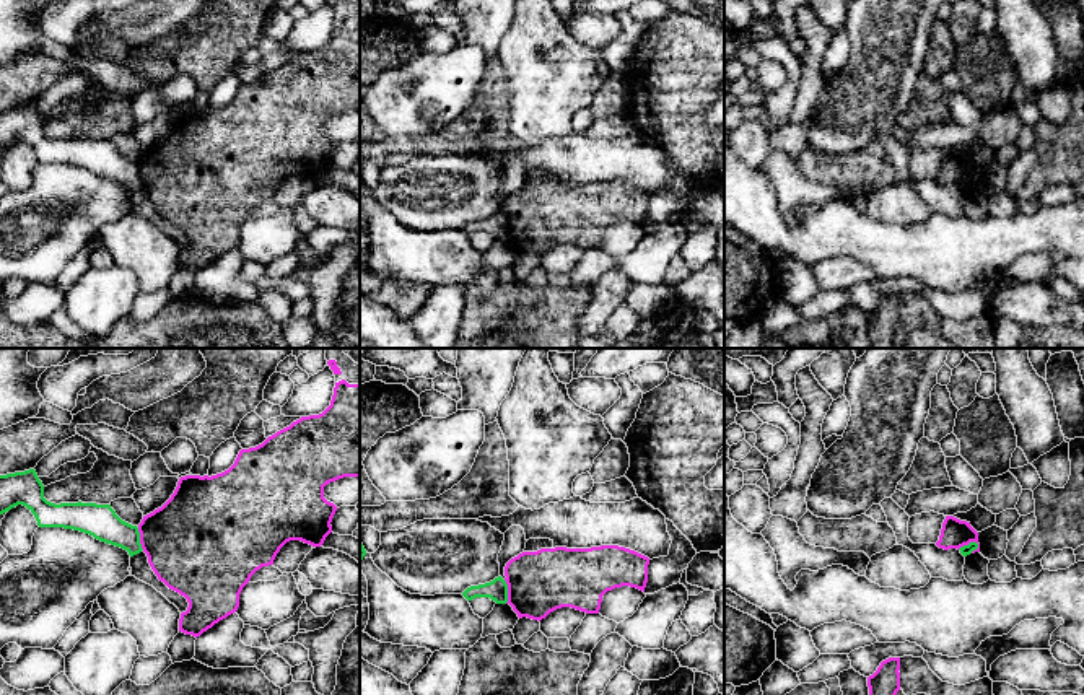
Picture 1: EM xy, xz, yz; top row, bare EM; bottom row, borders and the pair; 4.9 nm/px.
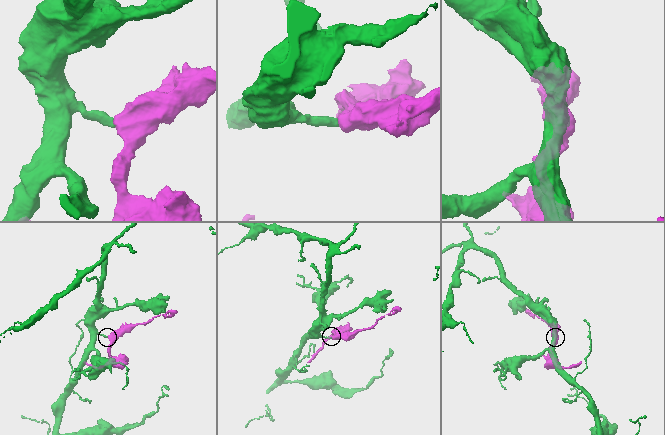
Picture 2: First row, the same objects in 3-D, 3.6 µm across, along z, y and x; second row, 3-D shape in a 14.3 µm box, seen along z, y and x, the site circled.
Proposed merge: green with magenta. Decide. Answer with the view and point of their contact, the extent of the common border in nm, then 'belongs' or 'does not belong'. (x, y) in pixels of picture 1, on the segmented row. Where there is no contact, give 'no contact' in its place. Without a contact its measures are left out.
contact yz (969, 544); length 110 nm; does not belong

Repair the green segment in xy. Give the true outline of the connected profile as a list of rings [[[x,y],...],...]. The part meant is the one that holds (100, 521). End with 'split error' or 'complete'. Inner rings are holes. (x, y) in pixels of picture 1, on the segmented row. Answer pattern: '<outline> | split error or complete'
[[[34,469],[0,475],[0,514],[18,505],[34,514],[39,527],[80,531],[127,550],[130,557],[143,550],[138,527],[122,521],[111,505],[47,501]]] | complete

